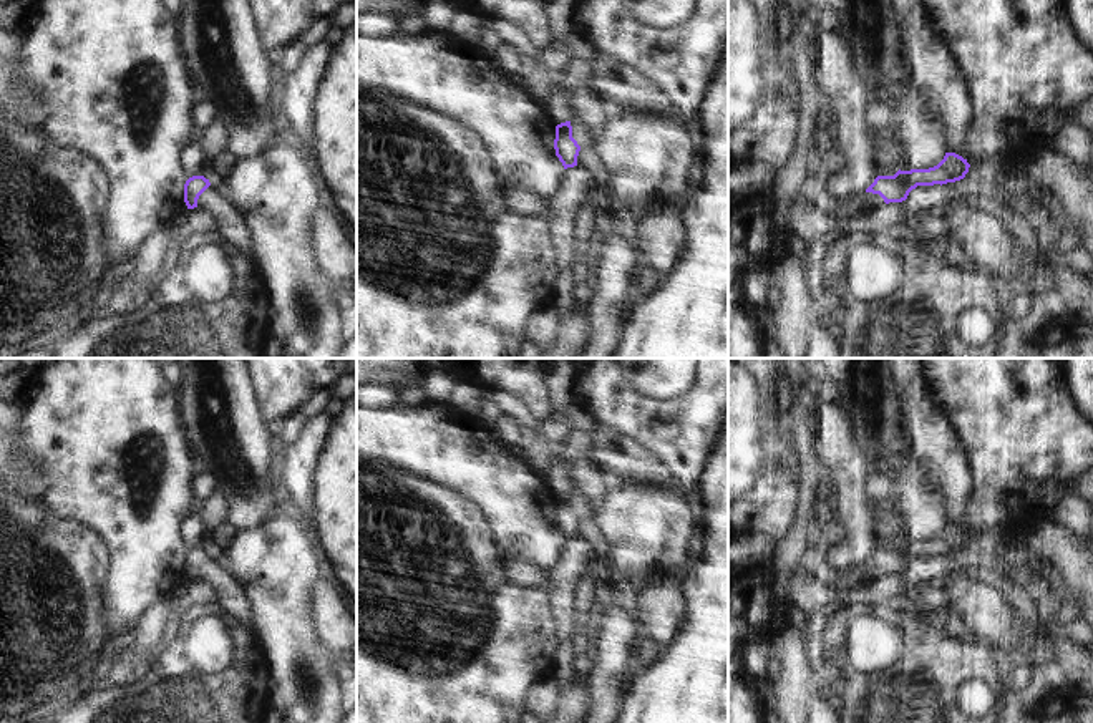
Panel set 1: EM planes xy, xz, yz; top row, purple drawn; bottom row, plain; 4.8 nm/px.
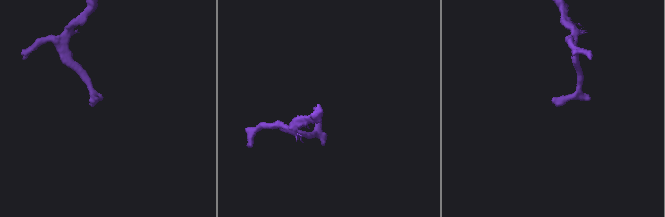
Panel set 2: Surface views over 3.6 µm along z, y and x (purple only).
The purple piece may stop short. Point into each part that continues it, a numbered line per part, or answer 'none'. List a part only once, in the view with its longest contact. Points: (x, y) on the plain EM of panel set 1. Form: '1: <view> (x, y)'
1: xz (579, 504)

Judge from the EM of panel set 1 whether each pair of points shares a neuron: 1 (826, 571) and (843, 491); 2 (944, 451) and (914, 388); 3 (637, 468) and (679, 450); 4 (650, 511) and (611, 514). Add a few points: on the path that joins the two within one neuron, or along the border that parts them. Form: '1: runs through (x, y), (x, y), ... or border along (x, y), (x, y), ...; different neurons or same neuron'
1: border along (828, 561), (833, 567), (845, 572), (859, 569); different neurons
2: runs through (931, 436), (919, 403); same neuron
3: border along (626, 435), (634, 438), (669, 471), (677, 488); different neurons
4: runs through (641, 514), (621, 514); same neuron

